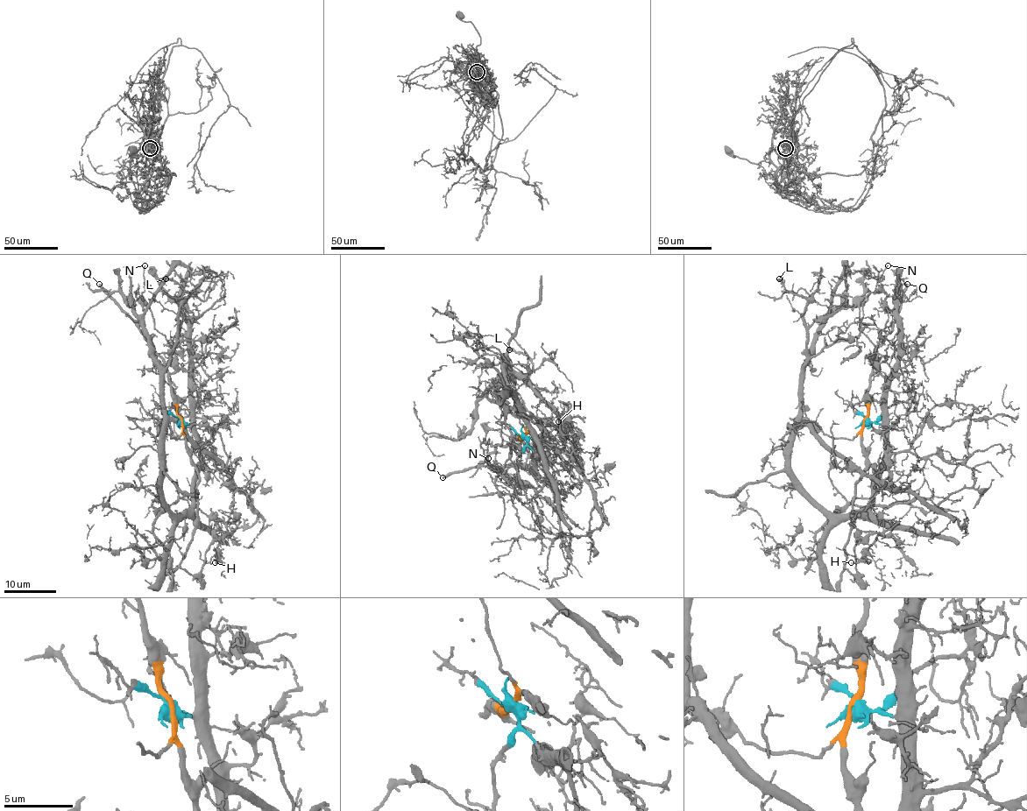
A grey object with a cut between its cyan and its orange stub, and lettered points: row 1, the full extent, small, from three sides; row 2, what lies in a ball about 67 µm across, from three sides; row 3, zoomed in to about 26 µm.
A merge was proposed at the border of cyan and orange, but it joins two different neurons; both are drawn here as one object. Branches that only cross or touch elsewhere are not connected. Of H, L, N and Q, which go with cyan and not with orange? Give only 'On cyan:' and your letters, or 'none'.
On cyan: H, L

